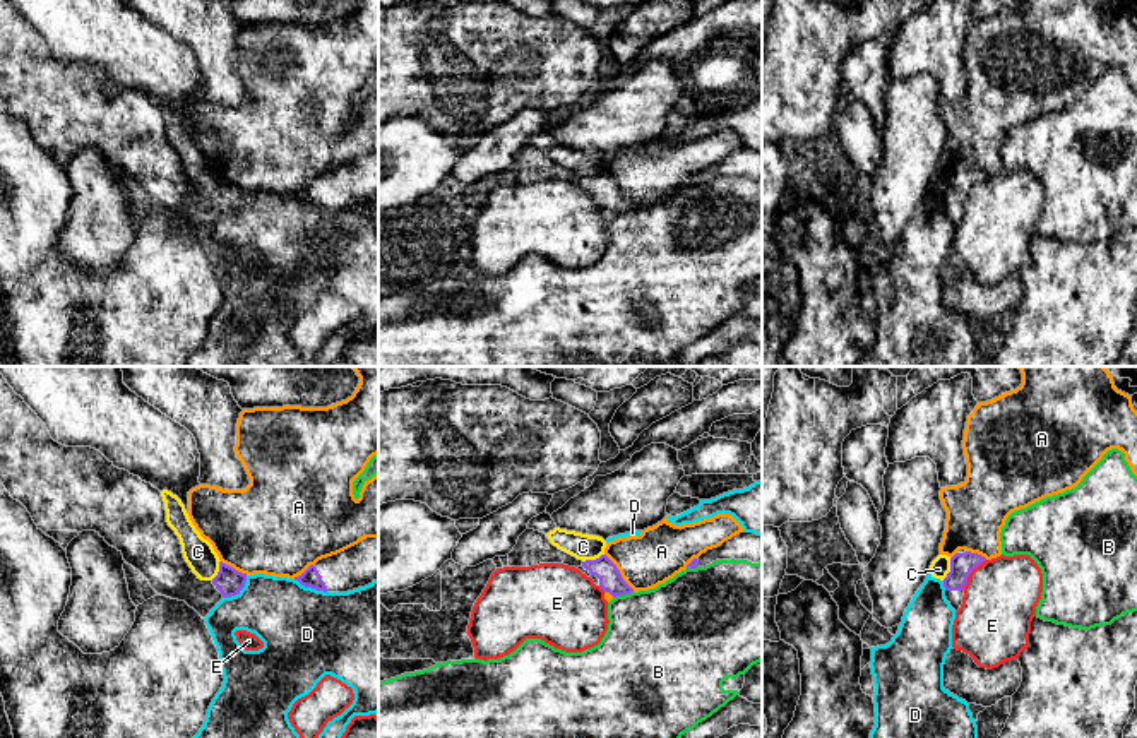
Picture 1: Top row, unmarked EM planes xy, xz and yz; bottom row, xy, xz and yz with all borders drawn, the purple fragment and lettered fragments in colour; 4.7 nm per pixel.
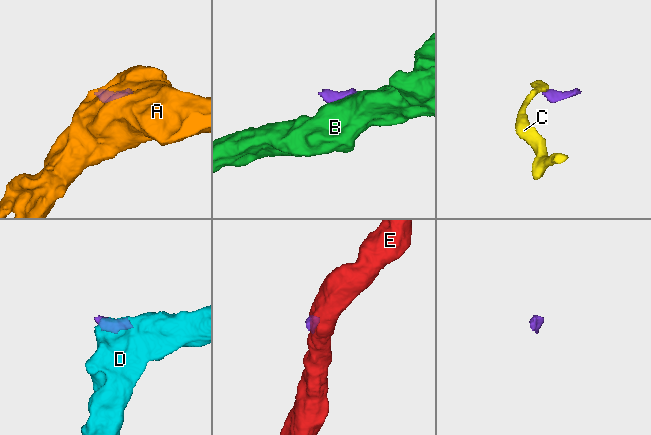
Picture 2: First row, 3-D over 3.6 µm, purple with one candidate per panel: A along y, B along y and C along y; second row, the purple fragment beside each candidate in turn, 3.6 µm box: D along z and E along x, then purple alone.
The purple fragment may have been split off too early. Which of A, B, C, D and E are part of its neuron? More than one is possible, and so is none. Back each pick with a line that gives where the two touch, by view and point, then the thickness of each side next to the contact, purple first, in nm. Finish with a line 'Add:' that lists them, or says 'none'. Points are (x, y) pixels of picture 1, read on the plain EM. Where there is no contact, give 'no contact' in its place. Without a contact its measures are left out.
Add: none

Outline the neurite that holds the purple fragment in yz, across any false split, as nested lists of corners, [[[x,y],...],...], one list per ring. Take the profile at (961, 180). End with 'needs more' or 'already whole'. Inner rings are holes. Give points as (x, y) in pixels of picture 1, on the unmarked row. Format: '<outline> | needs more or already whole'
[[[955,170],[950,175],[950,188],[944,195],[945,214],[950,223],[957,228],[962,221],[964,202],[967,199],[969,190],[981,180],[985,180],[985,173],[978,170]]] | needs more

